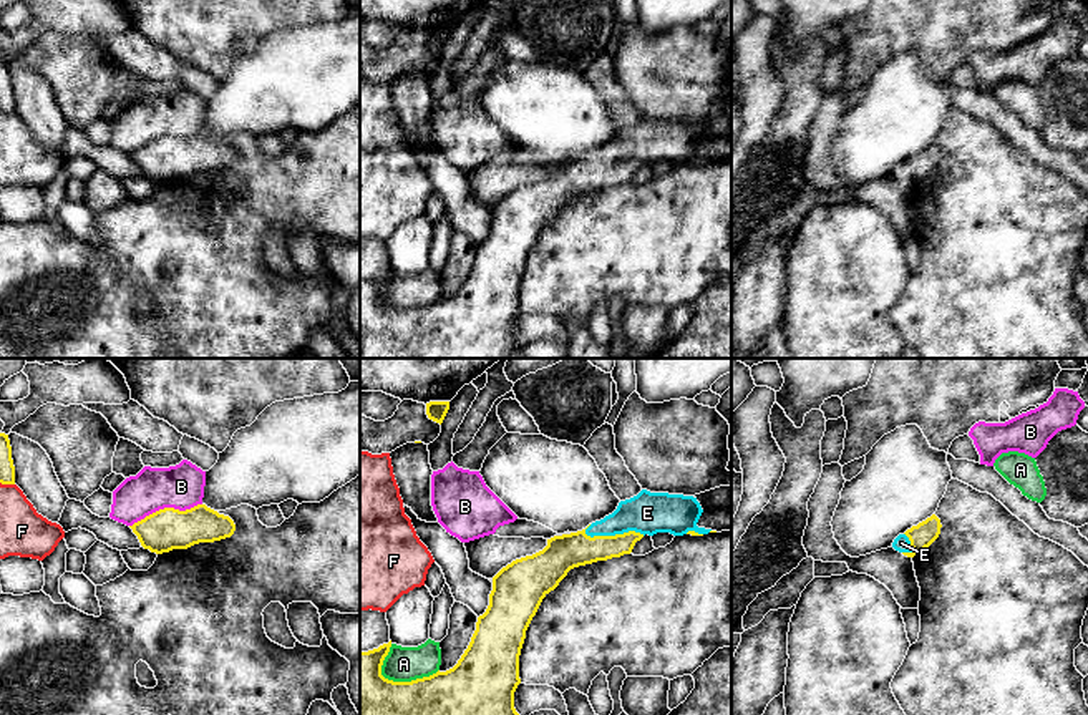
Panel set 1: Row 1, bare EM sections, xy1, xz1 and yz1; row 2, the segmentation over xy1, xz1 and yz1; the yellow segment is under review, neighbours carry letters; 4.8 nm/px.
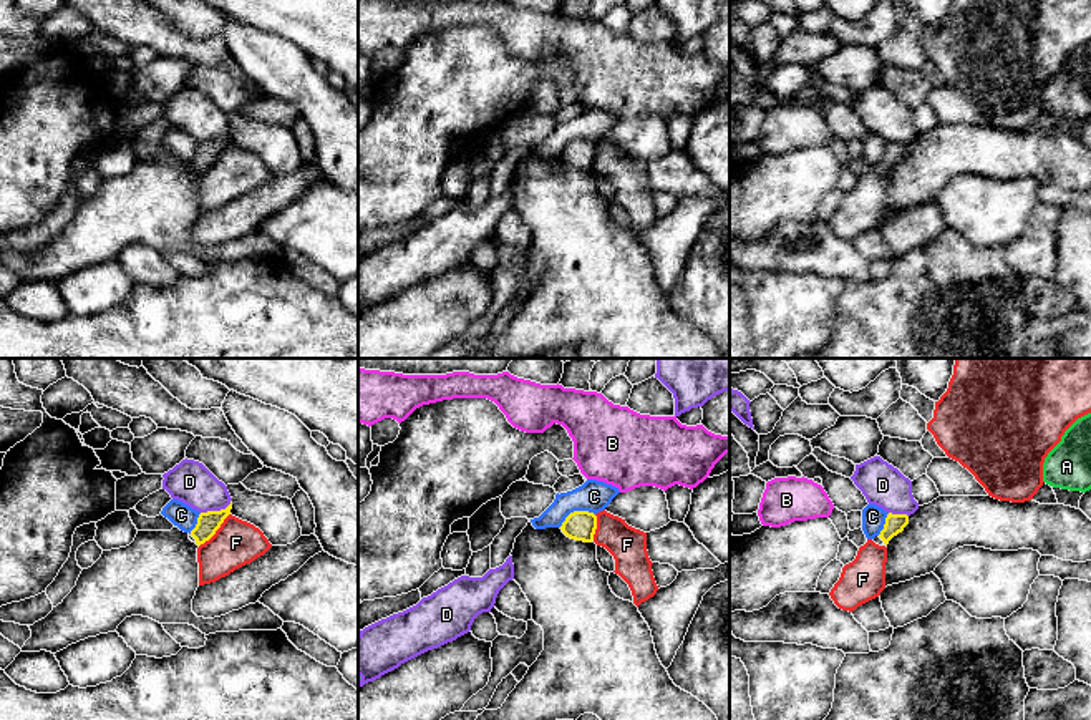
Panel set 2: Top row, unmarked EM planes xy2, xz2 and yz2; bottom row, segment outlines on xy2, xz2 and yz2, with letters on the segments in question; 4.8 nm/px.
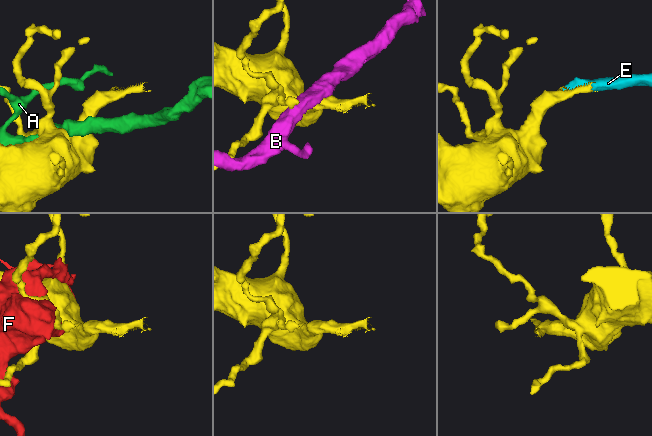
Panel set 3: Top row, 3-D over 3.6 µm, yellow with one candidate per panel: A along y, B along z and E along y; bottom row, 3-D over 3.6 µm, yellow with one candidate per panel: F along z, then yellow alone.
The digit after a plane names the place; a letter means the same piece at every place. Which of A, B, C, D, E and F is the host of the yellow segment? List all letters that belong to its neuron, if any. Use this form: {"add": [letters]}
{"add": ["E"]}

